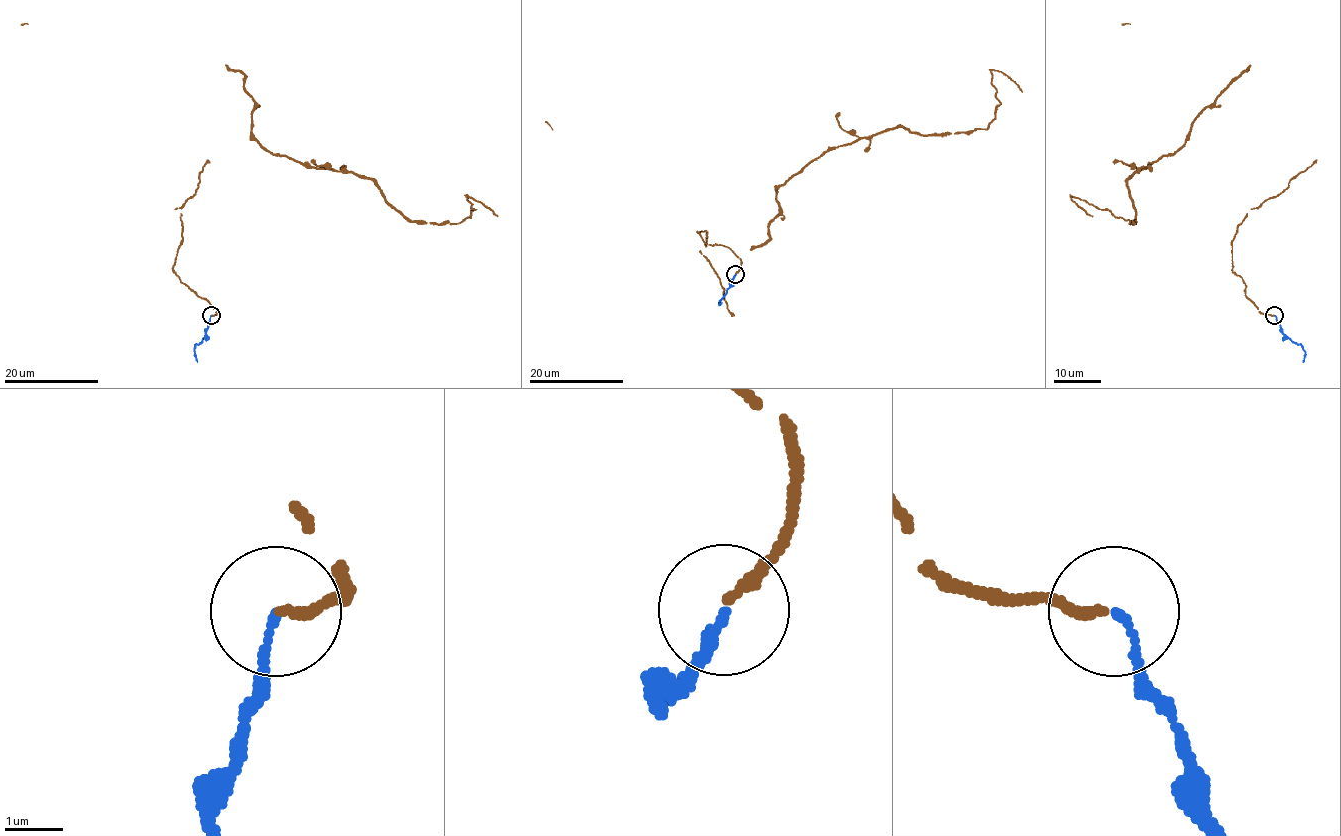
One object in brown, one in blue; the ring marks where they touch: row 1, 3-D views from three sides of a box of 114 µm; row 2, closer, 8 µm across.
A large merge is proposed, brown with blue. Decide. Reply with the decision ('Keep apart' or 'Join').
Join

